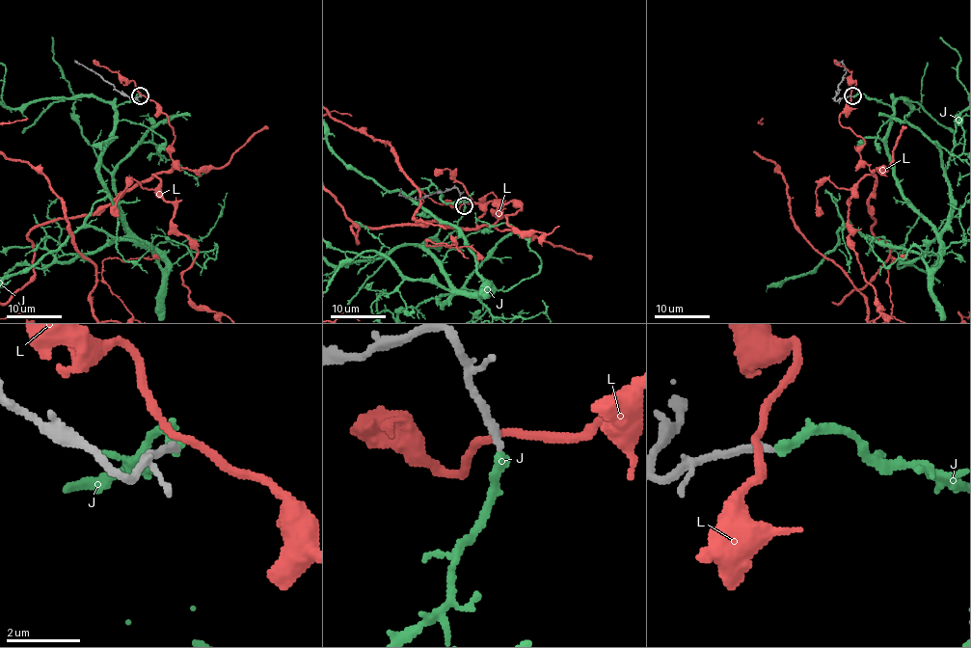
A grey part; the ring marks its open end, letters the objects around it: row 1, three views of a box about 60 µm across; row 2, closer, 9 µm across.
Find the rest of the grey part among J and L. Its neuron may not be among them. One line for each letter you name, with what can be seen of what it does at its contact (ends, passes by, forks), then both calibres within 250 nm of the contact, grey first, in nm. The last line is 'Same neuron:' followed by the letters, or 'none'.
J: it ends | 220/280 nm
Same neuron: J

